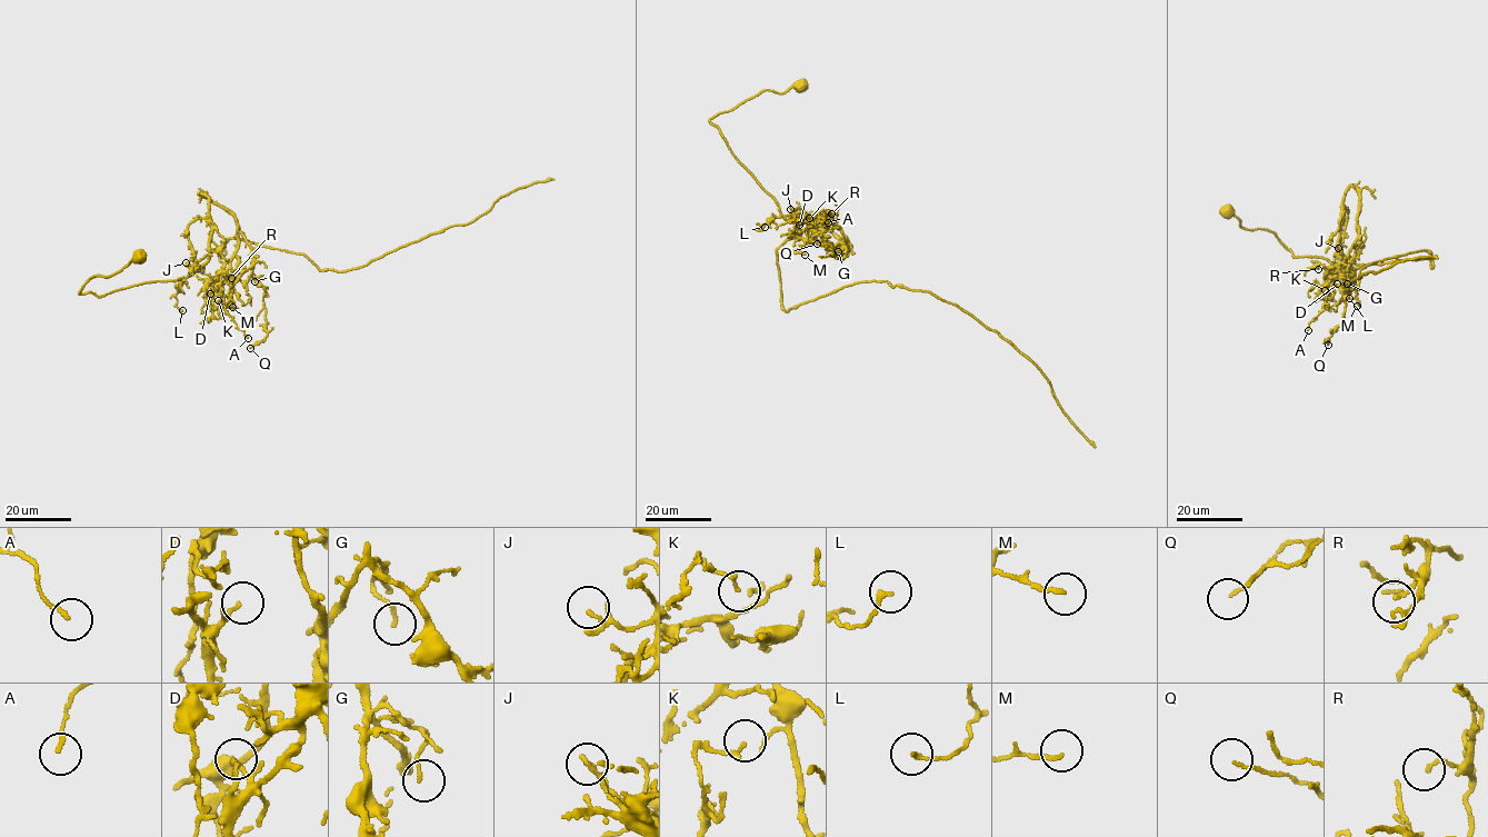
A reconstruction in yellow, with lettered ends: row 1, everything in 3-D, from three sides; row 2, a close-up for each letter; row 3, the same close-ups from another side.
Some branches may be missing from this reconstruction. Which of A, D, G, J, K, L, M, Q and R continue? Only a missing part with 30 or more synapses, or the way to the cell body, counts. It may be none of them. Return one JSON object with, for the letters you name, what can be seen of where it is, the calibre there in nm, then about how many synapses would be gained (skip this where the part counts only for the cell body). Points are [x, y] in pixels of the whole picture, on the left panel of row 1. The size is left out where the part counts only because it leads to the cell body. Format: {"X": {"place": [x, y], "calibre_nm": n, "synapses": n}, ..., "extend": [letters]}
{"extend": []}

